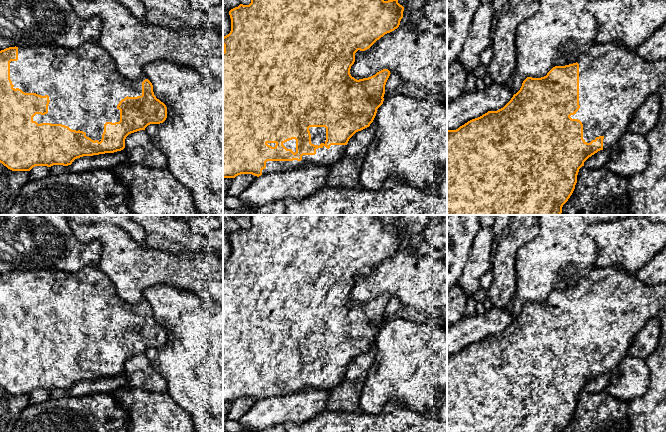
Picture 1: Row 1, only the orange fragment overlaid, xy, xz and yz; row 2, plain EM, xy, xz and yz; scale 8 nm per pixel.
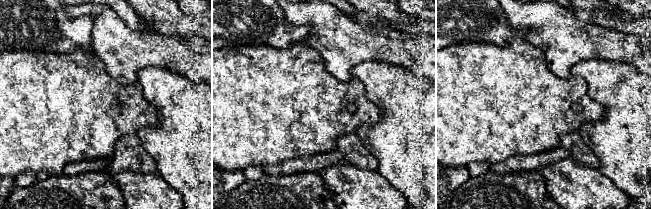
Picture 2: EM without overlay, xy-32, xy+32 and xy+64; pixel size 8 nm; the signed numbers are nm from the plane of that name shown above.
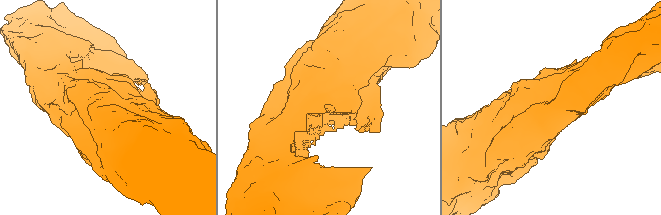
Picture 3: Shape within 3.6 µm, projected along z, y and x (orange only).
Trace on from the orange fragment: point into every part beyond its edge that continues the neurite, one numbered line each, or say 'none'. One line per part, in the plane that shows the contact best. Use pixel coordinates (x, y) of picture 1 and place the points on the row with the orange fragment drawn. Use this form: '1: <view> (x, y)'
1: xy (84, 87)

